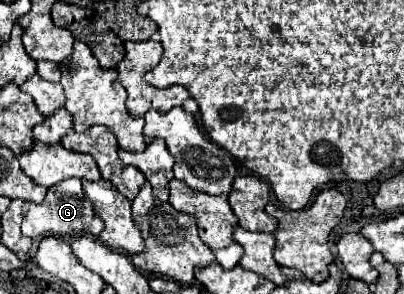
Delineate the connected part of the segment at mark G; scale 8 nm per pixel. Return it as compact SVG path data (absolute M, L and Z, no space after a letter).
M67 179L59 185L51 185L47 189L47 197L41 205L25 201L23 203L23 223L21 223L23 235L31 239L41 239L47 235L73 235L73 233L91 233L99 237L103 231L103 221L97 217L91 209L91 203L81 191L81 179Z

